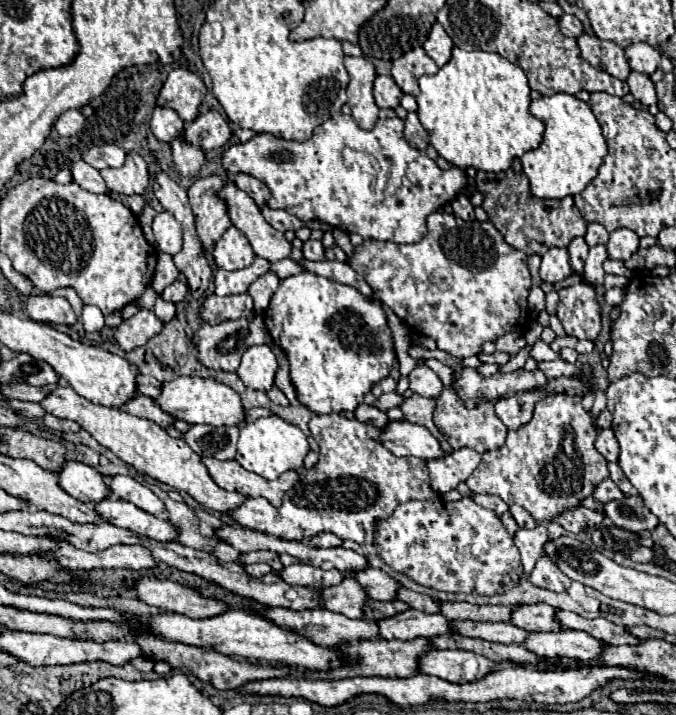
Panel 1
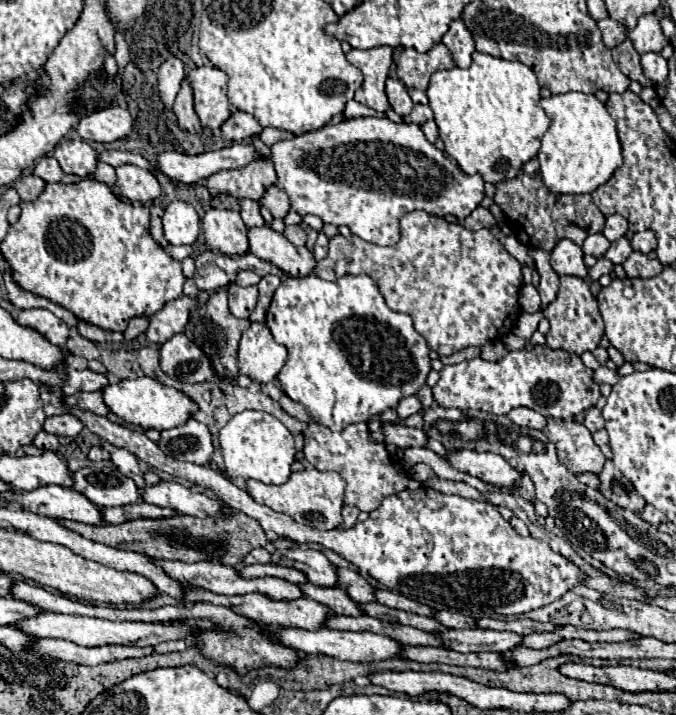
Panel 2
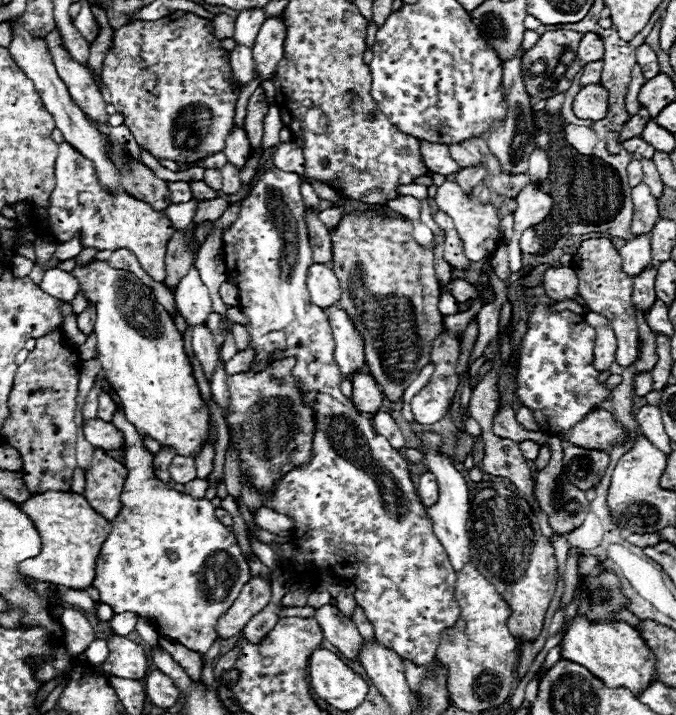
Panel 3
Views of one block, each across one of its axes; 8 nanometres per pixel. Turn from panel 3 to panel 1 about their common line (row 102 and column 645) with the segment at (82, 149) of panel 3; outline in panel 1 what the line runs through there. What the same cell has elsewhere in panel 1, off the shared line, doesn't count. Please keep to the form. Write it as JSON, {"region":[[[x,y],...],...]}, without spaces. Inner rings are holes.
{"region":[[[632,44],[624,50],[626,54],[626,60],[628,60],[628,66],[634,70],[634,72],[640,72],[640,74],[654,74],[658,64],[660,64],[660,52],[656,48],[652,48],[650,44]]]}

